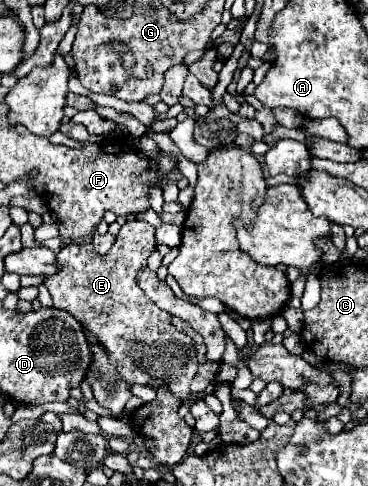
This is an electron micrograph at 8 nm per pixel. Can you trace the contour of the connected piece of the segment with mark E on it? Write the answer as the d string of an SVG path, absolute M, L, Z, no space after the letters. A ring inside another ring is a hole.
M128 221L106 255L98 255L92 243L64 247L58 253L60 273L48 277L44 285L54 299L54 307L72 313L106 347L110 361L130 385L166 387L186 401L198 369L194 343L170 323L170 313L152 303L136 285L136 273L146 265L152 251L156 251L154 227L146 221Z

